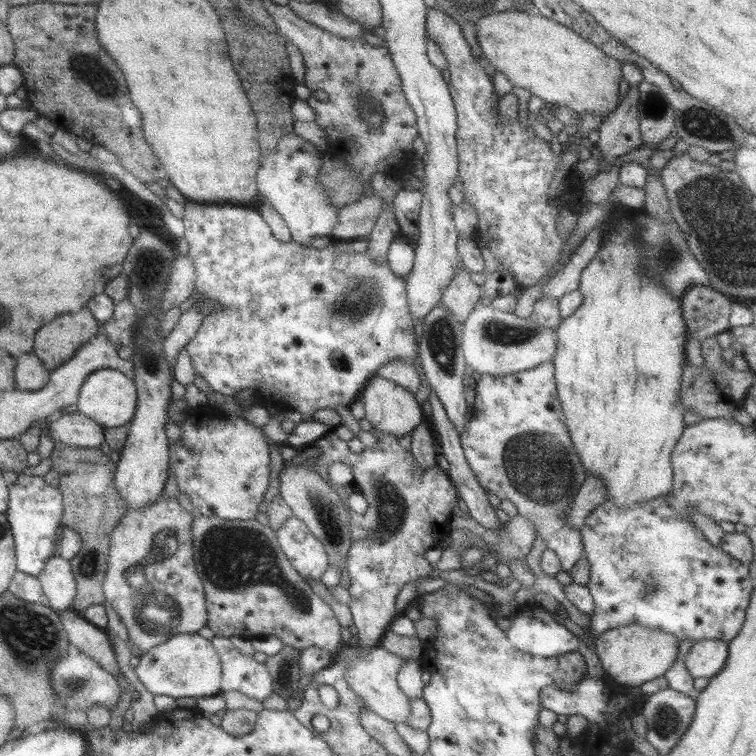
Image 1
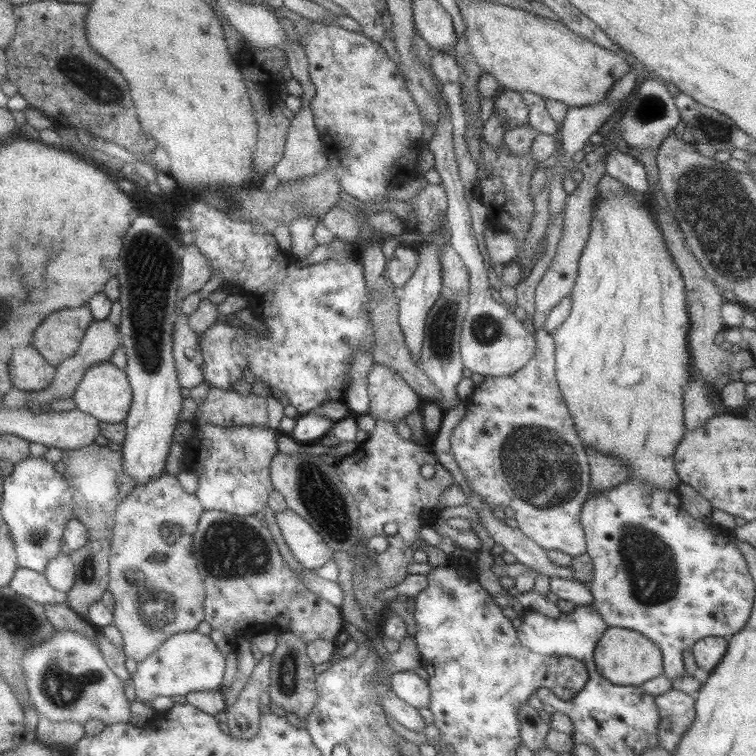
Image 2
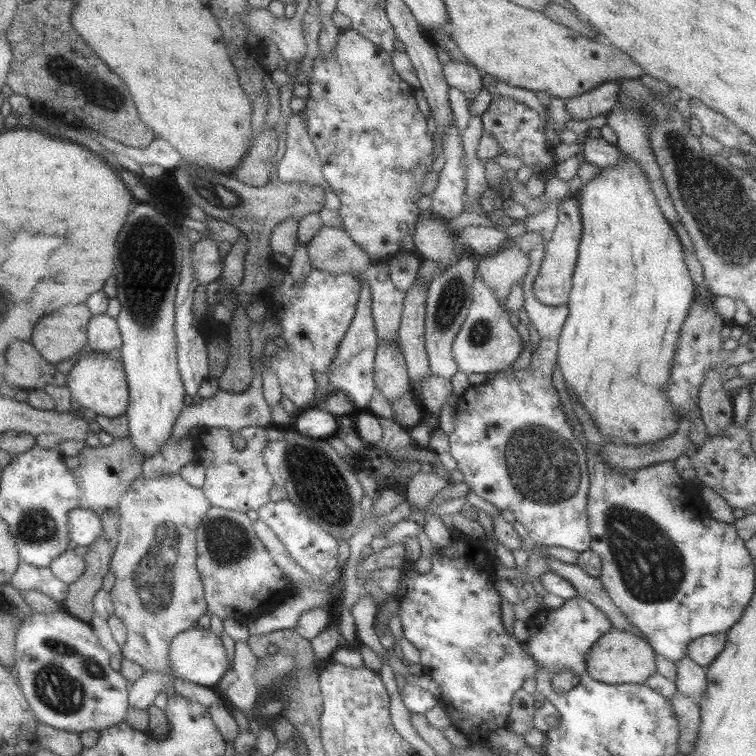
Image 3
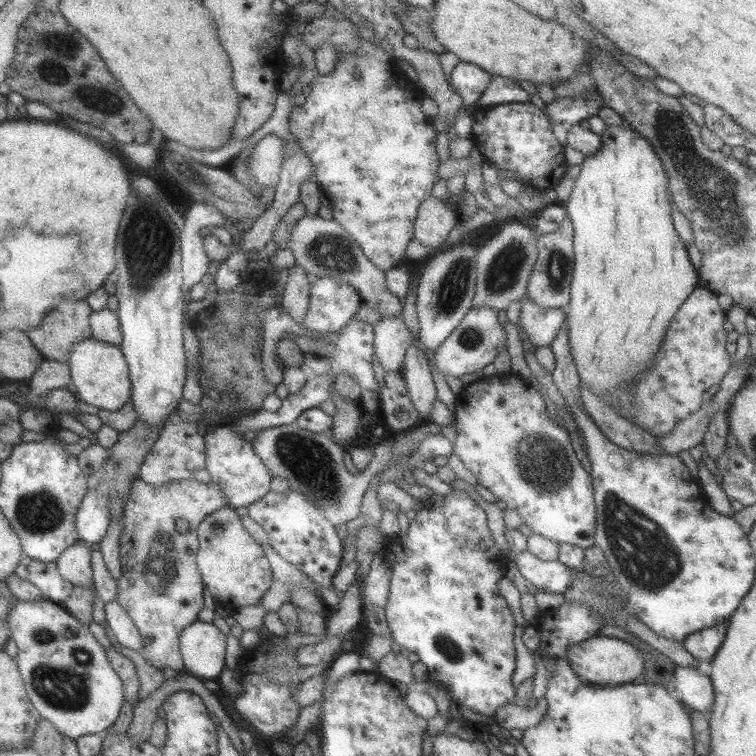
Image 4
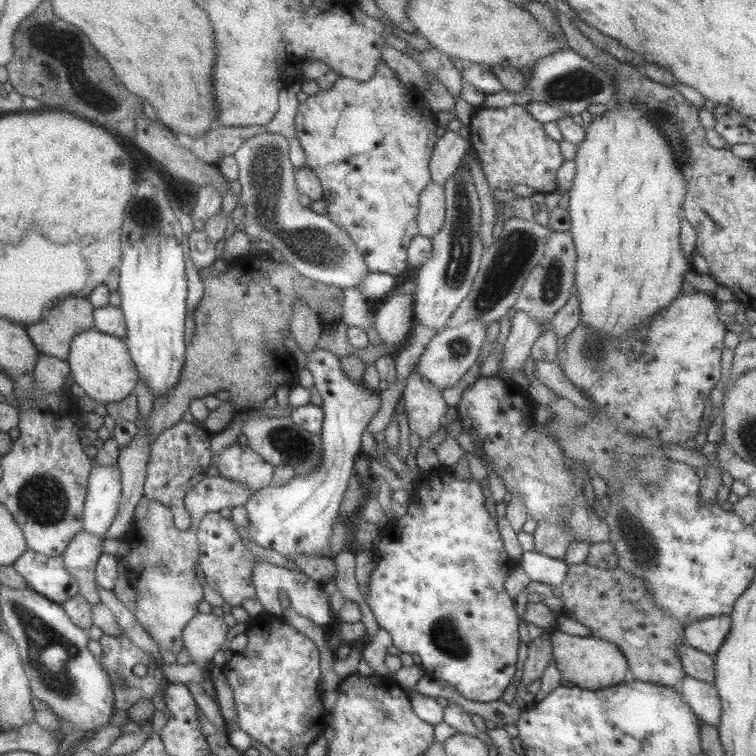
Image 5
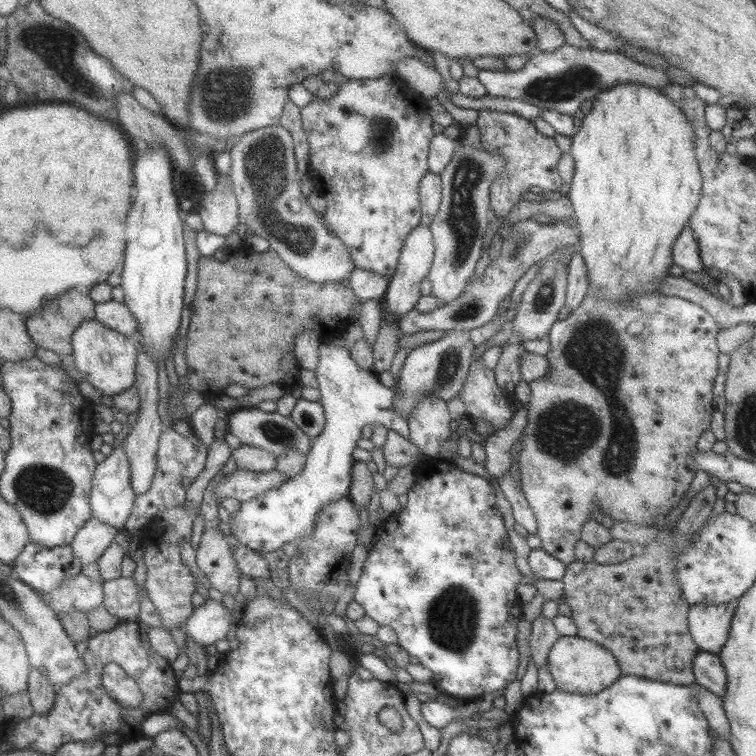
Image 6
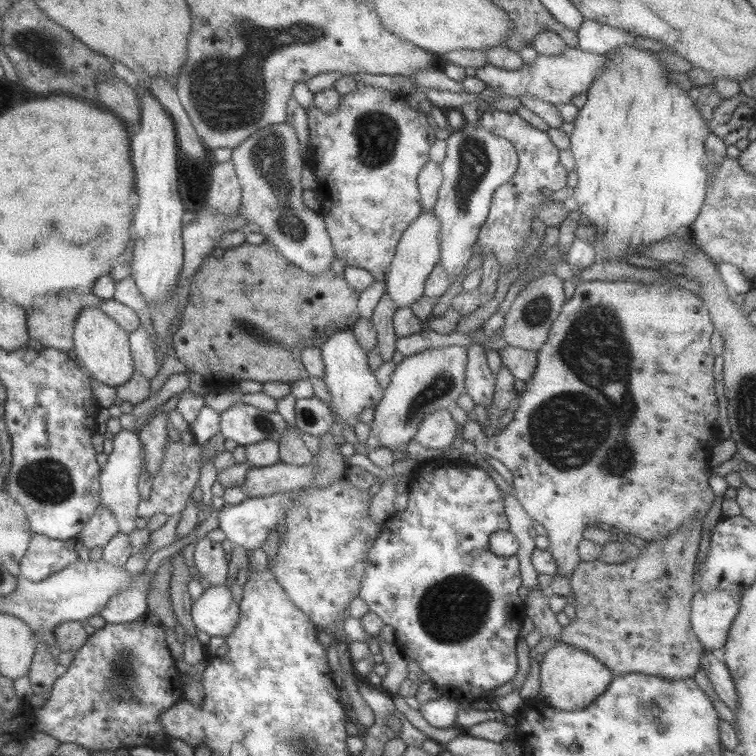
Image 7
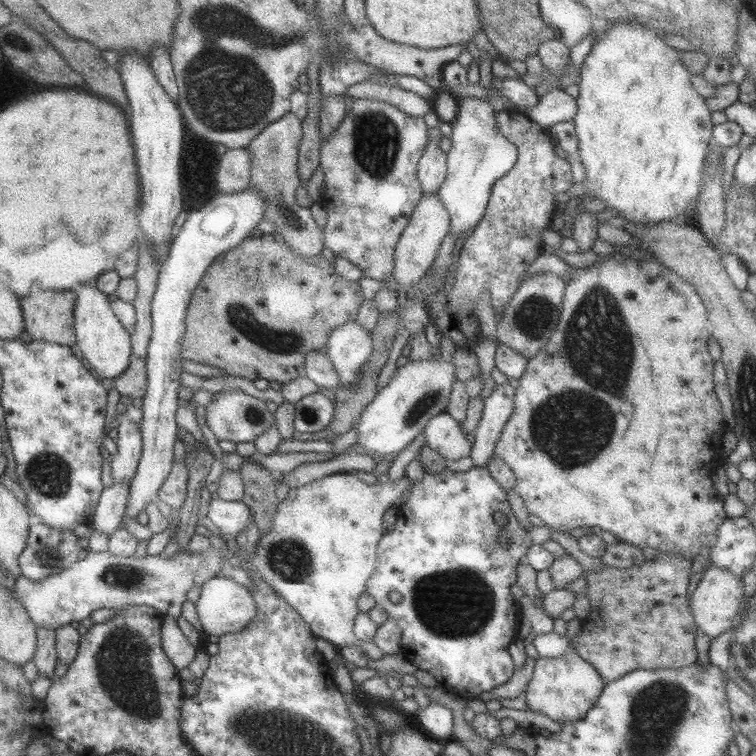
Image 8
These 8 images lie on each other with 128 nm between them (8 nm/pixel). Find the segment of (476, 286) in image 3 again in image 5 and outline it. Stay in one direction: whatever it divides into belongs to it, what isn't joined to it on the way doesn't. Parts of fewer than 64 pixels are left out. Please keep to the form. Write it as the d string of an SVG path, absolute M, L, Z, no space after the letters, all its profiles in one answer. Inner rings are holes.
M469 321L458 327L445 327L429 339L423 354L417 358L413 371L423 375L441 392L452 387L475 364L479 350L485 342L485 328L486 325L479 324L479 321Z

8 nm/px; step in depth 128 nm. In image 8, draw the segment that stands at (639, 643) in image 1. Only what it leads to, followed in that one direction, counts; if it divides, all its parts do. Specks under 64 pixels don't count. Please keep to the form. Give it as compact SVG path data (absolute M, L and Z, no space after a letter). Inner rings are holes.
M570 650L558 658L538 658L534 662L532 677L526 685L525 703L528 710L542 712L561 724L581 719L600 696L605 684L591 664Z

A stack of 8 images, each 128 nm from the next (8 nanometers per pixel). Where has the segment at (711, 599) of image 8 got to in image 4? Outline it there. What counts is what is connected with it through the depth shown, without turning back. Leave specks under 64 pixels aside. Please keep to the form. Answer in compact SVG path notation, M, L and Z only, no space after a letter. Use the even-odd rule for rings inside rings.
M727 623L719 624L700 632L693 632L682 641L685 651L699 662L699 666L702 663L707 666L718 652L726 634L726 625Z

